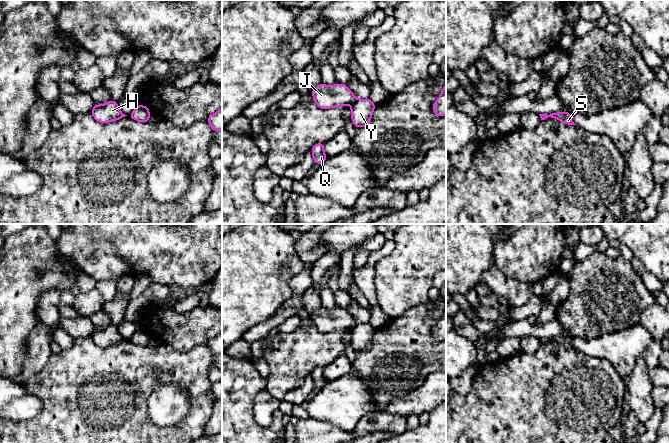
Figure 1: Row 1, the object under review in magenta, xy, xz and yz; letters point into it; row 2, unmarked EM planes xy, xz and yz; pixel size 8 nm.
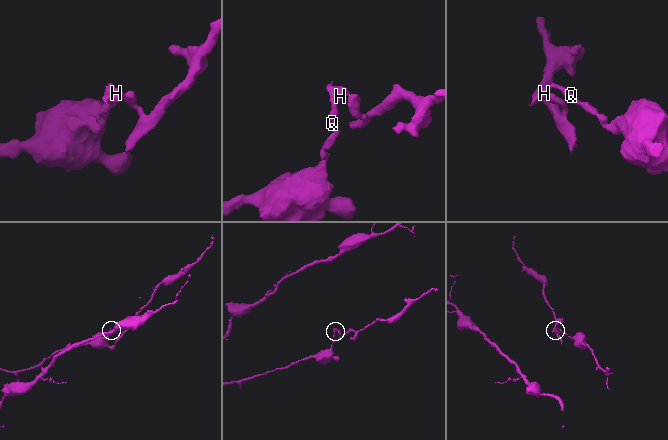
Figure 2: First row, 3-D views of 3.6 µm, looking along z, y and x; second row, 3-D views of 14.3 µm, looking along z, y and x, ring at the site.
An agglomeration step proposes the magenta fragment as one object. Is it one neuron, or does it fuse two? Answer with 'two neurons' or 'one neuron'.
two neurons

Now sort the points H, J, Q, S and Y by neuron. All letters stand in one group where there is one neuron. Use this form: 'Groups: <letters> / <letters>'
Groups: H J Q / S Y

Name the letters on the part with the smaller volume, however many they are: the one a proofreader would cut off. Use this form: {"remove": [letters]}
{"remove": ["S", "Y"]}

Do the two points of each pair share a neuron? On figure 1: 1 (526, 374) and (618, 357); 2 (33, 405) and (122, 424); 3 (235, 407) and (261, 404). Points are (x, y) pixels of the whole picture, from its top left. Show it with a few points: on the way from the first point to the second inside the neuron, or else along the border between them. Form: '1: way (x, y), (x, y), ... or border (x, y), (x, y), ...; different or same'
1: border (582, 353), (606, 359), (621, 376); different
2: border (26, 389), (41, 401), (42, 409), (22, 421); different
3: border (265, 388), (253, 406), (261, 426); different

